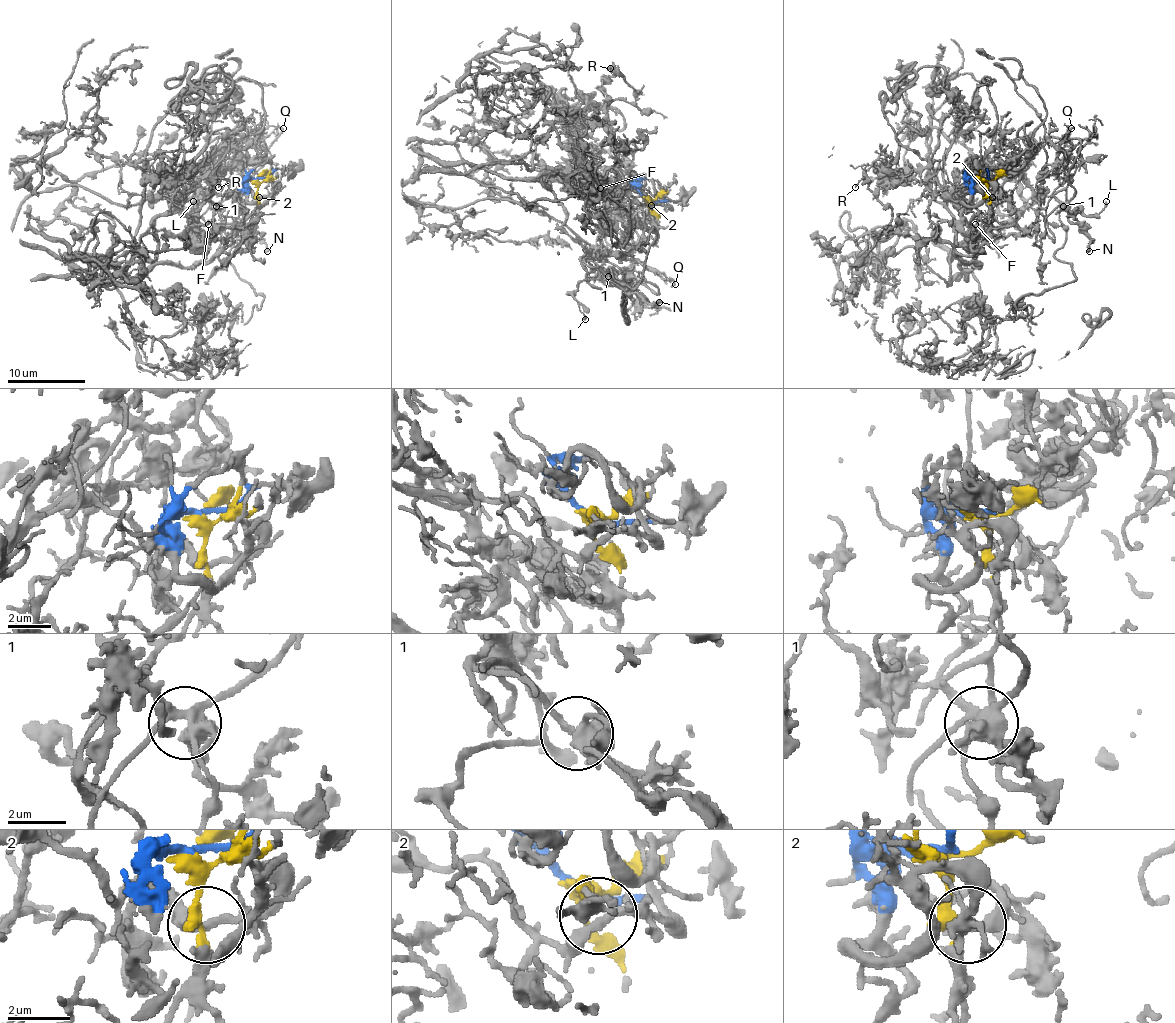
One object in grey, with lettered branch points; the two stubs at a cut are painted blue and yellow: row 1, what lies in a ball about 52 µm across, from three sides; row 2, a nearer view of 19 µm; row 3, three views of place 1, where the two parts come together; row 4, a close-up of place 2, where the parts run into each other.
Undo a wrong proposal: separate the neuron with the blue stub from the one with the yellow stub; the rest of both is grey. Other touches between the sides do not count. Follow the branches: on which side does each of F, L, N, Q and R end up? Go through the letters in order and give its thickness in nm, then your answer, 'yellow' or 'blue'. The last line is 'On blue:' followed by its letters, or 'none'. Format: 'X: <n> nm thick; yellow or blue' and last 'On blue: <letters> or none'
F: 190 nm thick; blue
L: 240 nm thick; yellow
N: 280 nm thick; yellow
Q: 160 nm thick; blue
R: 180 nm thick; yellow
On blue: F, Q

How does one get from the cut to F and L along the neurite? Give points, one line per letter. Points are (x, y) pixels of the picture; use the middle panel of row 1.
F: (646, 198), (638, 184), (634, 188), (640, 190), (628, 184), (607, 201), (601, 188)
L: (646, 198), (616, 170), (584, 190), (541, 176), (599, 271), (576, 292), (585, 320)

